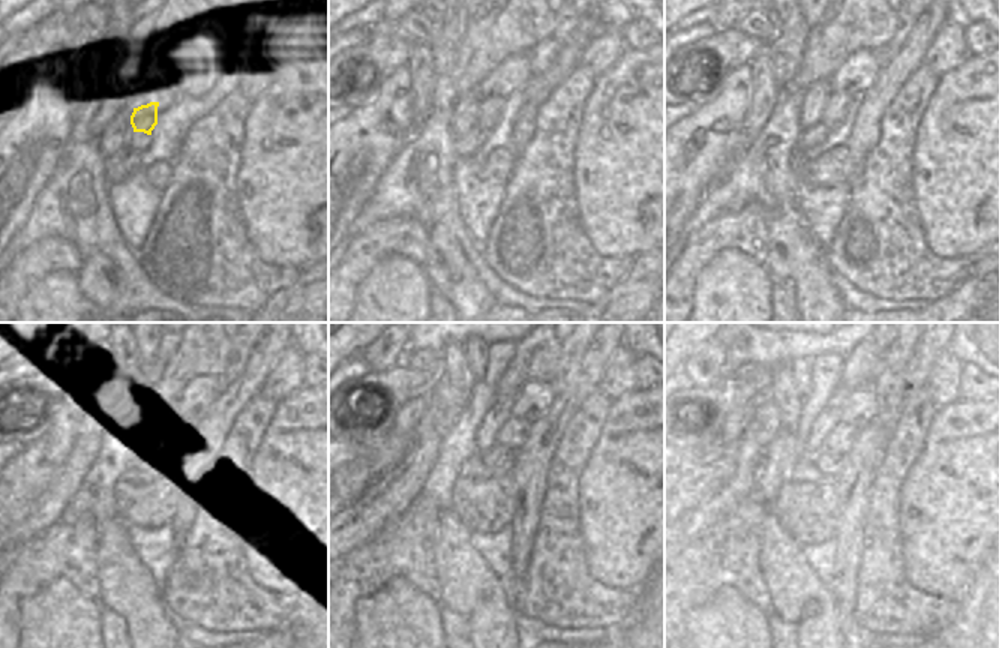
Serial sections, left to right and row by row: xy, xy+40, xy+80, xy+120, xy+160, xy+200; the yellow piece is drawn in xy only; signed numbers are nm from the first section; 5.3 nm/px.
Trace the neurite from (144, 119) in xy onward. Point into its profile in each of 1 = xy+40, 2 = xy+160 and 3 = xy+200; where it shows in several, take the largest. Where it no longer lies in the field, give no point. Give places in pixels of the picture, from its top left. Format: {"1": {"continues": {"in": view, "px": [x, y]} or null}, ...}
{"1": {"continues": {"in": "xy+40", "px": [491, 108]}}, "2": {"continues": {"in": "xy+160", "px": [512, 434]}}, "3": {"continues": {"in": "xy+200", "px": [837, 449]}}}

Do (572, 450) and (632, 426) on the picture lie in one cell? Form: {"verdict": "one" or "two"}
{"verdict": "two"}

